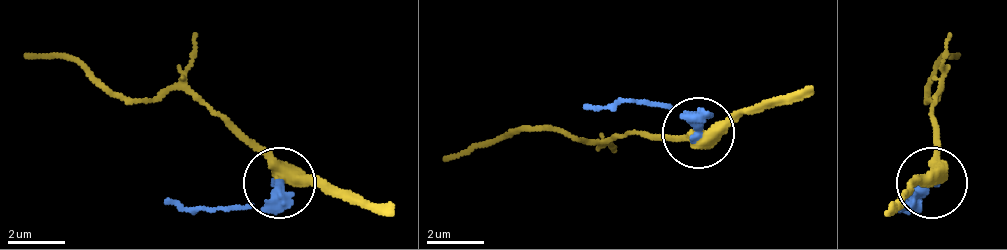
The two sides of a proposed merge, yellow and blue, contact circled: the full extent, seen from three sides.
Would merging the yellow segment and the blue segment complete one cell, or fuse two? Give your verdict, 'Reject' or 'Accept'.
Reject

